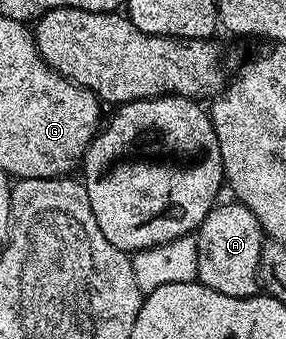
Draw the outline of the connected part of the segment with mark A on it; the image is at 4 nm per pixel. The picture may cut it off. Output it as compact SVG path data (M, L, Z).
M220 202L212 207L194 233L198 246L196 280L210 286L210 290L218 290L218 294L254 296L258 292L258 258L266 237L258 218L254 218L245 204L231 203Z

